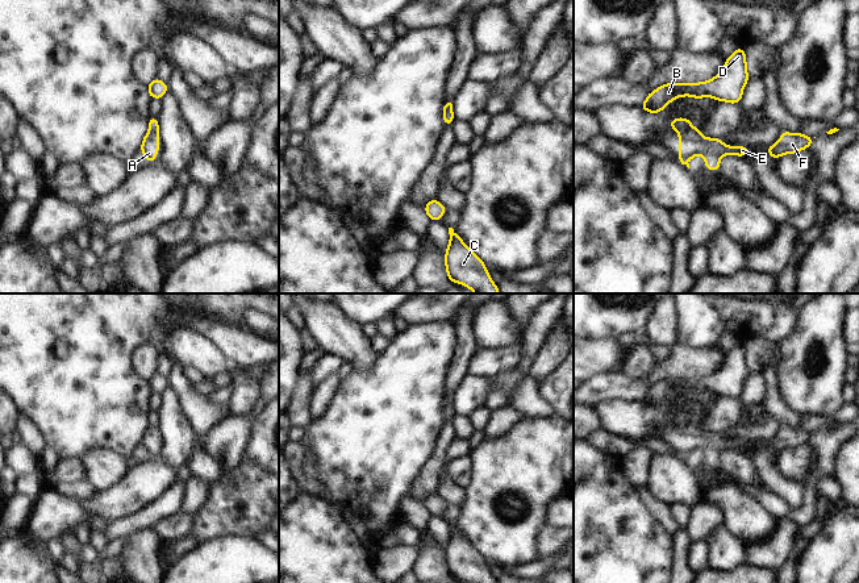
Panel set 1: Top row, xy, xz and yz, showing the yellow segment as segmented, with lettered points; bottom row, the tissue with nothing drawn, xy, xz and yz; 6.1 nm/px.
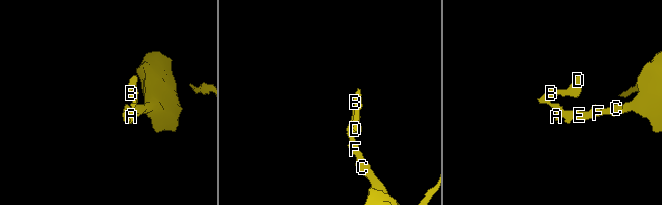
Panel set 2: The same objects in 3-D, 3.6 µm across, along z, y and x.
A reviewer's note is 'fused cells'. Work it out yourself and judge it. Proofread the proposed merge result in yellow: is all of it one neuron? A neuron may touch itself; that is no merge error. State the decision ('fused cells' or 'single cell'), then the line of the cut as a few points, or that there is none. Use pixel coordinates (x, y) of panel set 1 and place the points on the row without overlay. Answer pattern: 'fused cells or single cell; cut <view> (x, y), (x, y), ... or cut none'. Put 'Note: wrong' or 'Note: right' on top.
Note: right
fused cells; cut yz (689, 420), (679, 425)

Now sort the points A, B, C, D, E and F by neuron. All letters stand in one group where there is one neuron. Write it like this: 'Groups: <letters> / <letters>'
Groups: A C E F / B D.

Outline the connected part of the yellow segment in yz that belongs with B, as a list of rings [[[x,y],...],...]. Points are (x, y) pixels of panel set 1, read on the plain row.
[[[738,342],[713,374],[701,378],[666,378],[647,390],[641,403],[650,408],[659,408],[681,391],[695,393],[709,391],[718,396],[737,399],[742,395],[743,383],[750,374],[746,355],[743,342]]]

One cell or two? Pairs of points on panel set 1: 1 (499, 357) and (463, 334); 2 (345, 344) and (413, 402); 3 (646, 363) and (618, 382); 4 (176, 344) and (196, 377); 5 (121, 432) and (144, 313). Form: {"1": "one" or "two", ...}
{"1": "two", "2": "two", "3": "two", "4": "two", "5": "one"}

